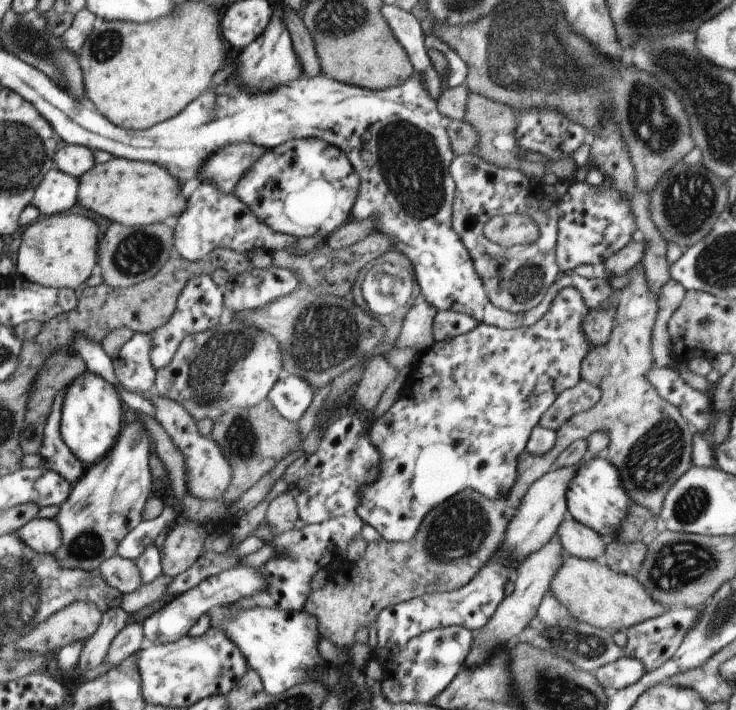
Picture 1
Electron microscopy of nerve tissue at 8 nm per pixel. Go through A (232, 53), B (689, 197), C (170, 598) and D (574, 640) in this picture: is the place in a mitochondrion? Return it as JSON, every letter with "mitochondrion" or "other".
{"A":"other","B":"mitochondrion","C":"other","D":"mitochondrion"}

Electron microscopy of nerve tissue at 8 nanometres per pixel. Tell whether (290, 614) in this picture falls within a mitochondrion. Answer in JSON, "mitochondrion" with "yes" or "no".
{"mitochondrion":"no"}

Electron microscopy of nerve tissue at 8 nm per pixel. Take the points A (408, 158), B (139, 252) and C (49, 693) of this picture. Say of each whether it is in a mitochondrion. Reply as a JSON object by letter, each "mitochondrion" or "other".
{"A":"mitochondrion","B":"mitochondrion","C":"other"}

